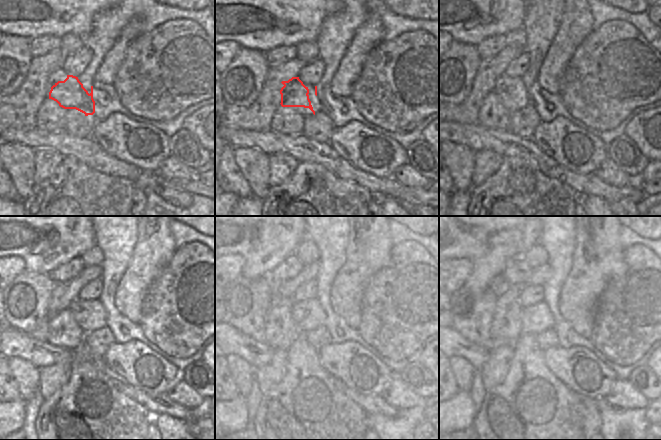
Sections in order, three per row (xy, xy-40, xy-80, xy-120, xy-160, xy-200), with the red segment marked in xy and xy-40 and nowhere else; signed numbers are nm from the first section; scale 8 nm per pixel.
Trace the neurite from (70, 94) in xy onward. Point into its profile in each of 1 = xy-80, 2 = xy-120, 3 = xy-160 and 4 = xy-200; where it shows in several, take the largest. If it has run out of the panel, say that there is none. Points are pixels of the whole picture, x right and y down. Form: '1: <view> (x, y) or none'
1: xy-80 (515, 93)
2: xy-120 (90, 315)
3: xy-160 (309, 315)
4: xy-200 (535, 319)

